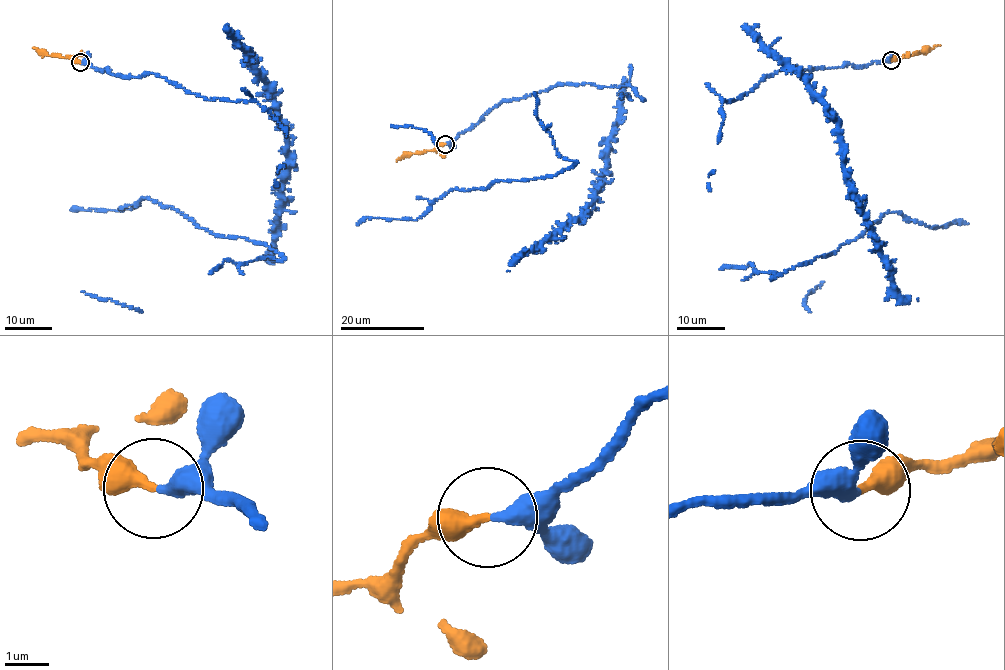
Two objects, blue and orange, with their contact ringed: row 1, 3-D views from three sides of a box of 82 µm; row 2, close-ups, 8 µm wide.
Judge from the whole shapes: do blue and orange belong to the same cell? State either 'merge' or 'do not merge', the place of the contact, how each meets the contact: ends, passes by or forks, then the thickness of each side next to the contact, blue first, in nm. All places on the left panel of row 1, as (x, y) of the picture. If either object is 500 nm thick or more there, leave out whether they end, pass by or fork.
merge; place (80, 62); blue ends; orange ends; calibres 400 and 320 nm

